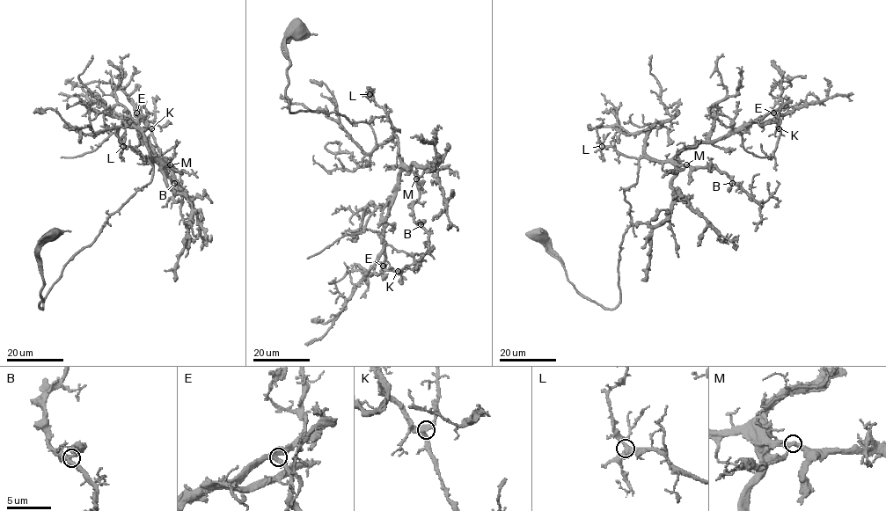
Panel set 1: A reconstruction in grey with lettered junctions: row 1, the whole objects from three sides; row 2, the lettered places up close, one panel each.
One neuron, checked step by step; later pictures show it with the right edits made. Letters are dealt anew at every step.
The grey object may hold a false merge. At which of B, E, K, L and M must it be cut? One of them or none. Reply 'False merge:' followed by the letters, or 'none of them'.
False merge: none of them

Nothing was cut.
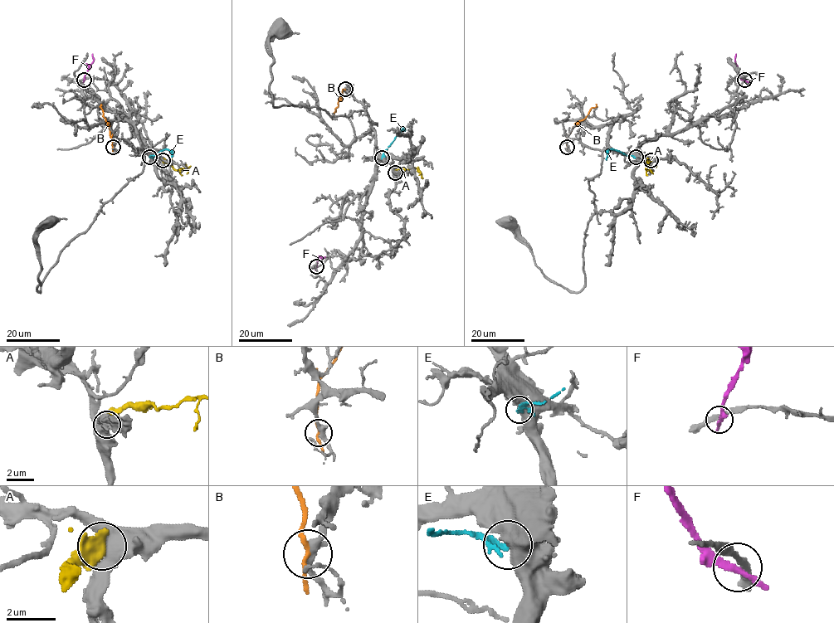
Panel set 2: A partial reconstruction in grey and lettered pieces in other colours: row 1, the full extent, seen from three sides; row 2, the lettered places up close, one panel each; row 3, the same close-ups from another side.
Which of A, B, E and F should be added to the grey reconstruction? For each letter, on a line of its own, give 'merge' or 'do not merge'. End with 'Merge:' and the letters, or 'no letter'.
A: merge
B: do not merge
E: do not merge
F: do not merge
Merge: A

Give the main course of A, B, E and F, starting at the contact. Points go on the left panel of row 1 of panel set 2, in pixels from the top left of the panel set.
A: (163, 160), (174, 169), (190, 166)
B: (112, 147), (101, 104)
E: (150, 157), (168, 149), (172, 155), (171, 160)
F: (84, 80), (93, 60), (92, 54)

